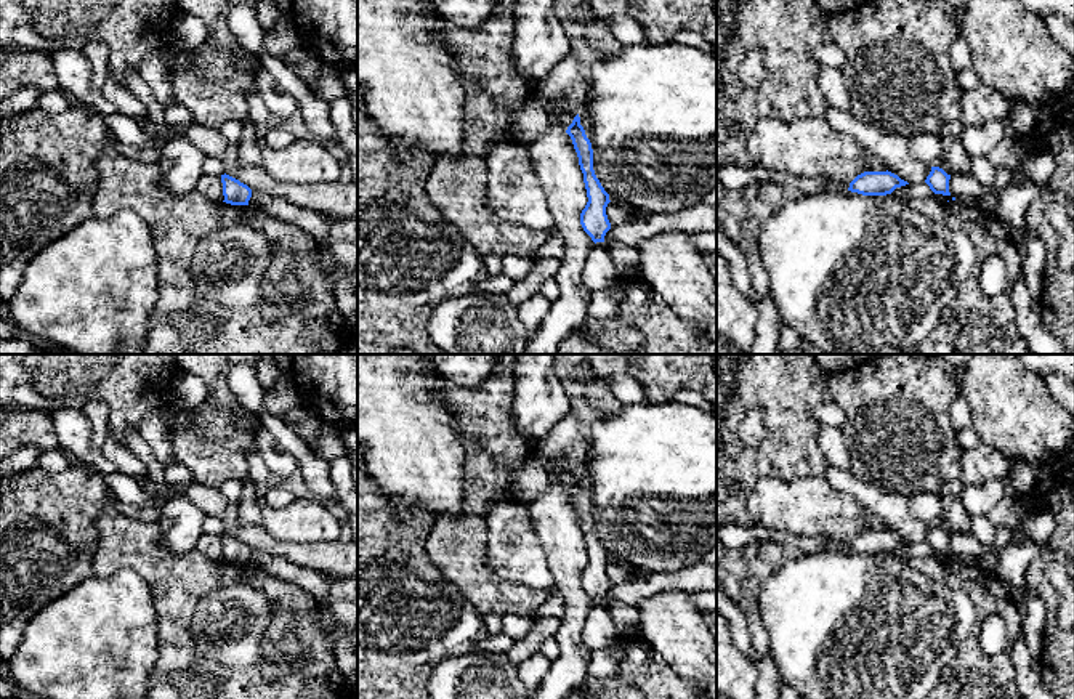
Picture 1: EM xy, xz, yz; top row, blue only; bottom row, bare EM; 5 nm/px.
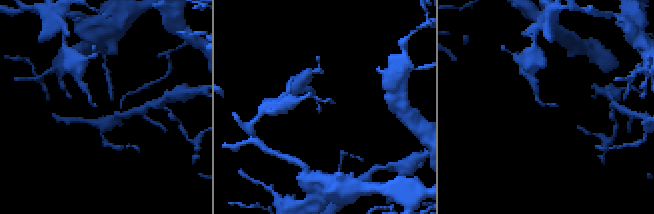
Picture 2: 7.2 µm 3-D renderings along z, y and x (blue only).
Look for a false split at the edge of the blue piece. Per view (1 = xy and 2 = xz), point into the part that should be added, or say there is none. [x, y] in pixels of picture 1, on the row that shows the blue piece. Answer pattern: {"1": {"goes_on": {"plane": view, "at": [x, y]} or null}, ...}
{"1": {"goes_on": null}, "2": {"goes_on": null}}

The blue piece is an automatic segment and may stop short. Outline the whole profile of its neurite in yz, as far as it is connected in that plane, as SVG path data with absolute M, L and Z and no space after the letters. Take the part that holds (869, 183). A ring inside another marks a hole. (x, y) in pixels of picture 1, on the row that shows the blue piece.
M864 172L858 175L851 183L848 191L862 196L886 196L896 188L909 184L891 172Z

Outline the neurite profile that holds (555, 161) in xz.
M559 104L548 114L550 127L526 149L545 189L555 232L564 240L566 250L555 274L559 295L551 301L524 354L558 354L559 345L583 327L592 297L582 281L585 258L595 245L580 224L588 197L577 152L566 133L577 114L564 112Z

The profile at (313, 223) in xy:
M252 191L248 205L300 226L316 240L325 242L329 239L329 229L322 215L308 208L300 208L282 197L269 196L261 191Z

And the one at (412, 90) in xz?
M357 0L357 87L364 90L367 115L388 138L396 138L402 151L394 154L398 164L415 147L426 151L434 162L462 160L465 128L465 87L455 66L455 56L441 35L447 21L428 0Z

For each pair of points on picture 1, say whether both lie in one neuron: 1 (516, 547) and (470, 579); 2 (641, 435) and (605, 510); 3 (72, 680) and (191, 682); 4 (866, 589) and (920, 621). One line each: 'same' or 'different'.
1: different
2: same
3: different
4: same

